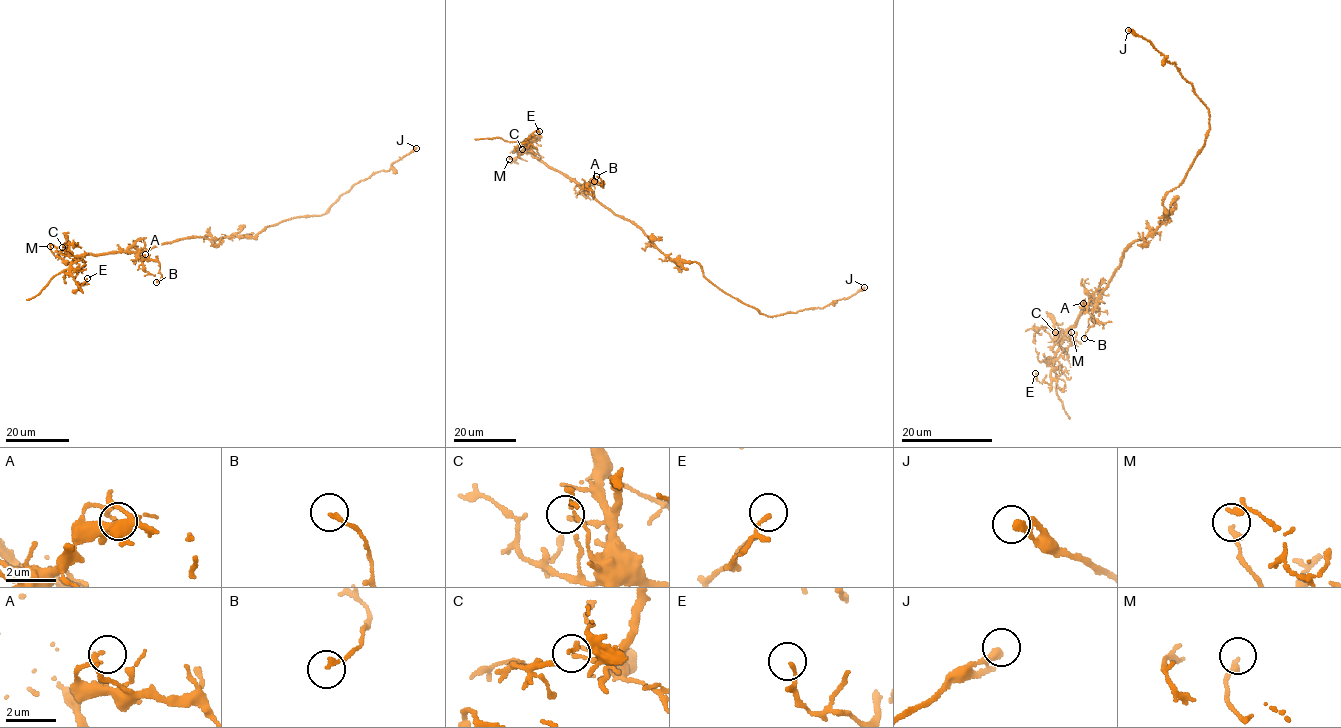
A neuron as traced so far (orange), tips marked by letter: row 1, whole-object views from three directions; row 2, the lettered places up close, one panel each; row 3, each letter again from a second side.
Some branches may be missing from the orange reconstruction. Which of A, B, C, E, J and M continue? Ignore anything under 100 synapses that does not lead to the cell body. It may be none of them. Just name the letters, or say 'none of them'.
none of them

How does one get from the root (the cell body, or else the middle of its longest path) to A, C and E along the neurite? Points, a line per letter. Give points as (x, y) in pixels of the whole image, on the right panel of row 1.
A: (1162, 221), (1145, 237), (1129, 244), (1121, 264), (1101, 294), (1098, 306), (1091, 310), (1082, 306), (1083, 303)
C: (1162, 221), (1145, 237), (1130, 244), (1111, 281), (1081, 313), (1077, 324), (1059, 339), (1055, 332)
E: (1162, 221), (1145, 237), (1130, 244), (1108, 285), (1070, 327), (1056, 353), (1050, 384), (1040, 382), (1035, 373)

